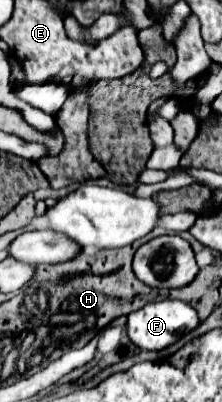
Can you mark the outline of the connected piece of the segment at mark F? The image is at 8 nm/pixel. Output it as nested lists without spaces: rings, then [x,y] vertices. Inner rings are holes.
[[[161,300],[131,312],[127,316],[127,334],[135,346],[141,346],[145,350],[161,350],[173,344],[181,334],[193,330],[197,324],[199,324],[199,316],[189,304],[181,300]]]

